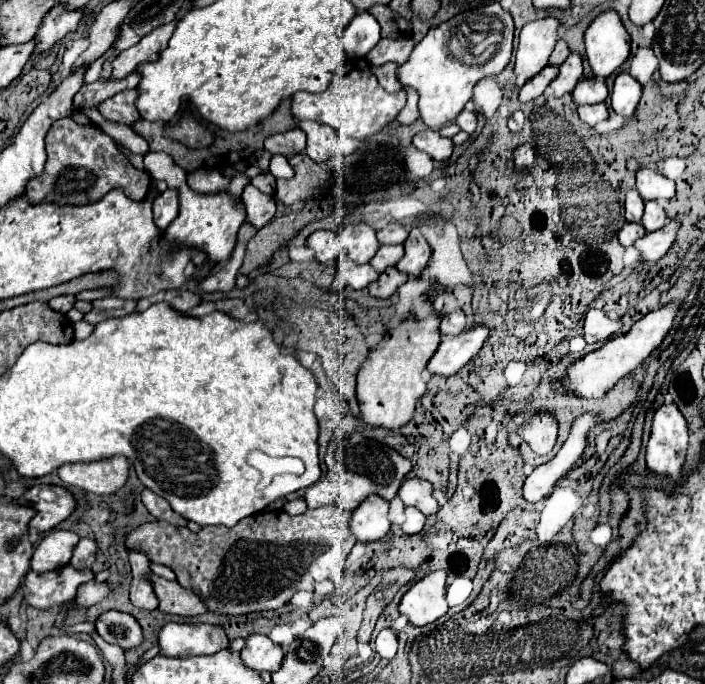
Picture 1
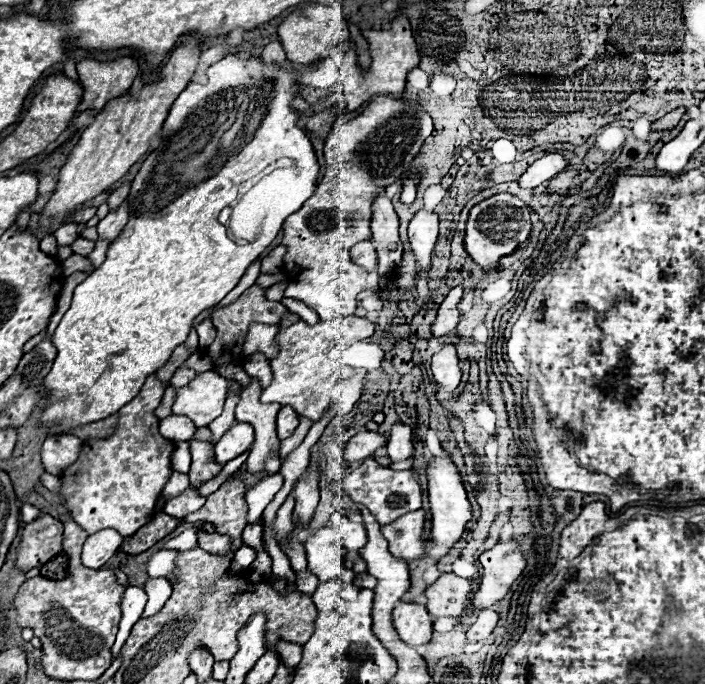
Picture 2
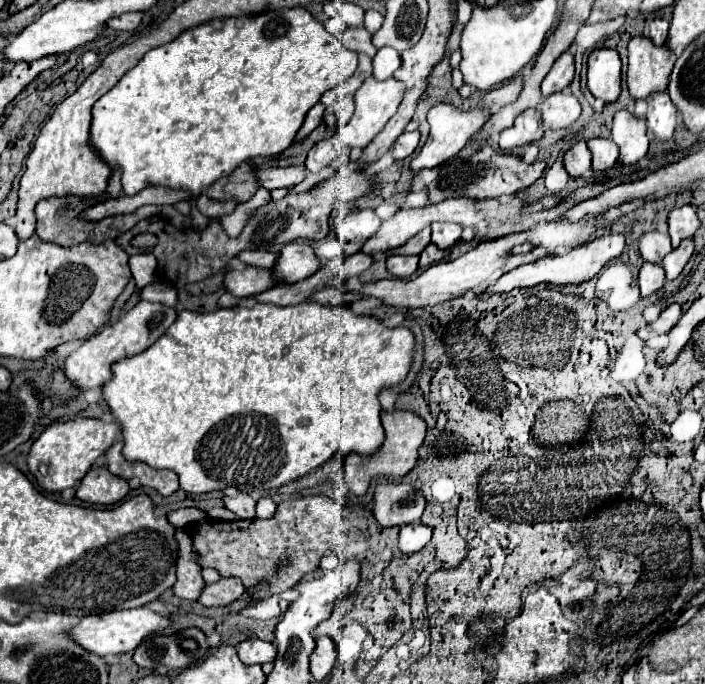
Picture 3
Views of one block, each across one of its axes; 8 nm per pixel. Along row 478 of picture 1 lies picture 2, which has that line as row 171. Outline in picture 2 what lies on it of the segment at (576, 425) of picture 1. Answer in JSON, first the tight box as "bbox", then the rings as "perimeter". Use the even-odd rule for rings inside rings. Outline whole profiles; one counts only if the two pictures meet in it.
{"bbox":[518,154,566,188],"perimeter":[[[546,154],[528,166],[528,170],[518,178],[518,184],[522,188],[536,188],[542,182],[554,178],[564,168],[566,168],[566,158],[562,154]]]}

